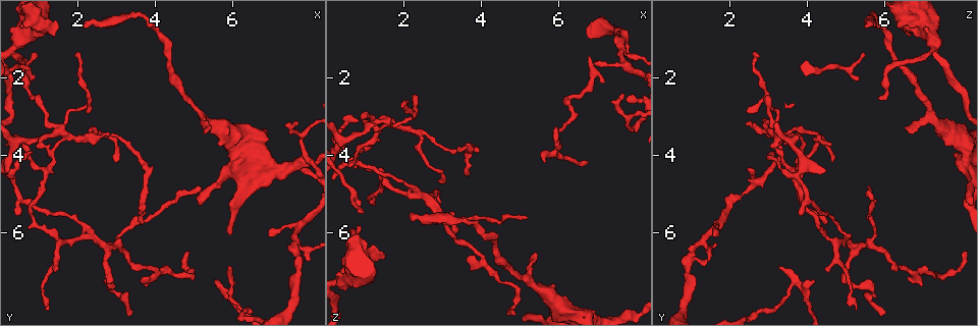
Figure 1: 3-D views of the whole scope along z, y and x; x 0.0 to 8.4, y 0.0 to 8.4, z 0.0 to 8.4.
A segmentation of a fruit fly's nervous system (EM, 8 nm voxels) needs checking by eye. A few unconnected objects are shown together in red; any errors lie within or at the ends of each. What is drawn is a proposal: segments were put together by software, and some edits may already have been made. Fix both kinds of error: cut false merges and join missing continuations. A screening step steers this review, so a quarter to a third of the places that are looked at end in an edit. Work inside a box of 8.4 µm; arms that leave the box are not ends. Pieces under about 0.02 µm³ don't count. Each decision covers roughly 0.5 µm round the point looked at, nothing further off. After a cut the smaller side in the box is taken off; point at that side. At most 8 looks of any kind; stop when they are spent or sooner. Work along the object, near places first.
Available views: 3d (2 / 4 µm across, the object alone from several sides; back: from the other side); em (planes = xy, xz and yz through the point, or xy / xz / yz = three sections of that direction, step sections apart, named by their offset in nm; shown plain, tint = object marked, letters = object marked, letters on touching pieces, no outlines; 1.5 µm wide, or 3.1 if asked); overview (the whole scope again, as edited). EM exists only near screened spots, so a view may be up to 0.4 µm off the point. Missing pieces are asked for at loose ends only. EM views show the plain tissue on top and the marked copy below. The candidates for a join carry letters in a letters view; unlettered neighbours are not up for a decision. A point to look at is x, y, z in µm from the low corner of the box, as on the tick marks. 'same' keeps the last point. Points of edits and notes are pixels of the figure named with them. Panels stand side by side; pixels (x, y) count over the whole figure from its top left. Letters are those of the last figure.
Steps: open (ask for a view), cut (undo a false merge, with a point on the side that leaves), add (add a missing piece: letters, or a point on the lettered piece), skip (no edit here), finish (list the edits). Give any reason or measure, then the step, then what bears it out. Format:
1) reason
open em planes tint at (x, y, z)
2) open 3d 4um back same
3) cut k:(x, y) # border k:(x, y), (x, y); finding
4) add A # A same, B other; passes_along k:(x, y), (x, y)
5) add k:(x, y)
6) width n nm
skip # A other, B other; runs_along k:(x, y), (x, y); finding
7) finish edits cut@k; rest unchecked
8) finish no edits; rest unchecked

end of a long branch
open 3d 2um at (2.10, 0.65, 5.60)

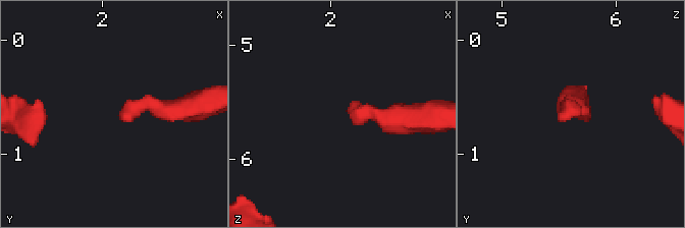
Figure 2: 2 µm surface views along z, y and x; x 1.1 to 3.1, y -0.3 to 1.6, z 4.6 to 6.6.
need the tissue
open em planes tint at (2.12, 0.64, 5.56)

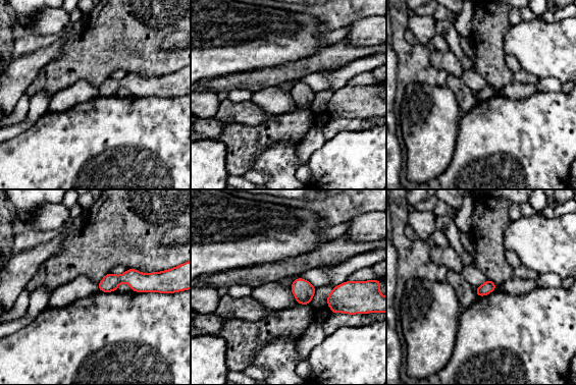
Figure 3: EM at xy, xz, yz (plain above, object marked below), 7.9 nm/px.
see the neighbours
open em planes letters same

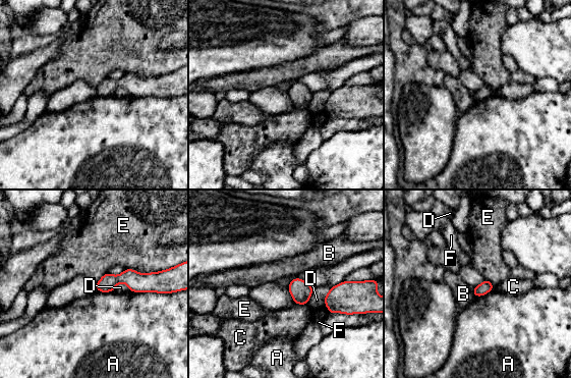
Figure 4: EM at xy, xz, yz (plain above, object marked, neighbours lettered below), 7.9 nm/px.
skip # A other, B other, C other, D other, E other, F other; runs_along 4:(151, 280), (114, 279), (99, 288); none of them fits

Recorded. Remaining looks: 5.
branch stops here
open em planes letters at (2.25, 2.80, 2.40)

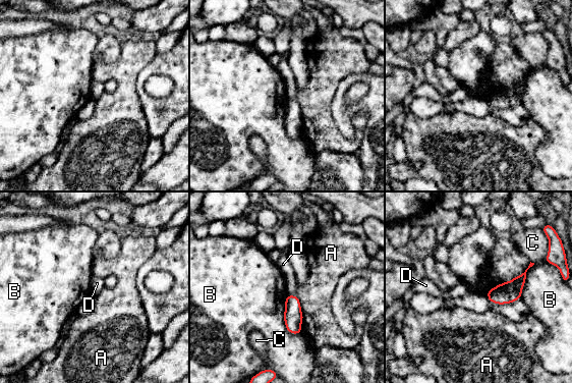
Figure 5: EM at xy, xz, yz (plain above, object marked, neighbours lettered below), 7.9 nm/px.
width 130 nm
skip # A other, B other, C other, D other; border 5:(287, 294), (295, 295); none of them fits

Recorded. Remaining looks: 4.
closes a loop
open em planes letters at (2.70, 6.40, 5.25)

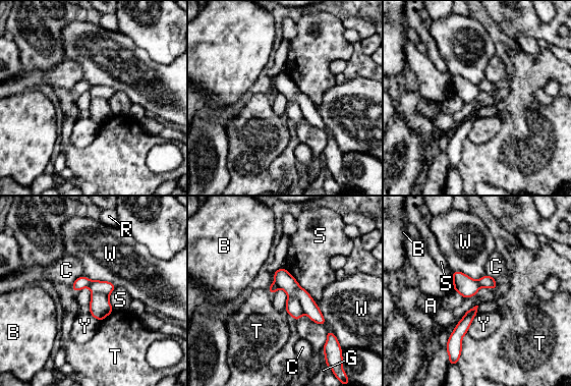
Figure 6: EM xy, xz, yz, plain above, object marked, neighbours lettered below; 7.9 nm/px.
cut 6:(293, 307) # A other, B other, C other, G other, R other, S other, T other, W other, Y other; border 6:(288, 295), (298, 299), (304, 313); a second neuron is stuck on

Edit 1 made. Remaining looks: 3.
finish edits cut@6; rest unchecked

